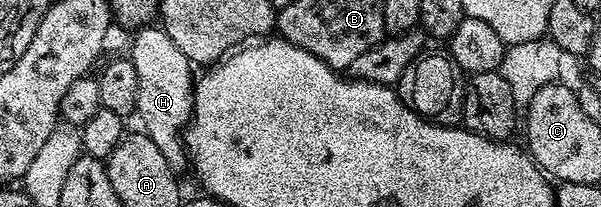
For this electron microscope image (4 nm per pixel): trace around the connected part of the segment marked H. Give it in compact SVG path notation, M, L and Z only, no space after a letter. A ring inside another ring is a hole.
M144 26L134 33L131 40L131 52L129 59L133 66L137 66L137 106L135 112L141 123L142 131L146 132L149 138L165 154L165 162L176 170L188 167L189 157L185 151L185 129L191 123L191 111L195 108L195 80L191 71L193 65L189 58L178 46L173 46L169 34L161 26Z

